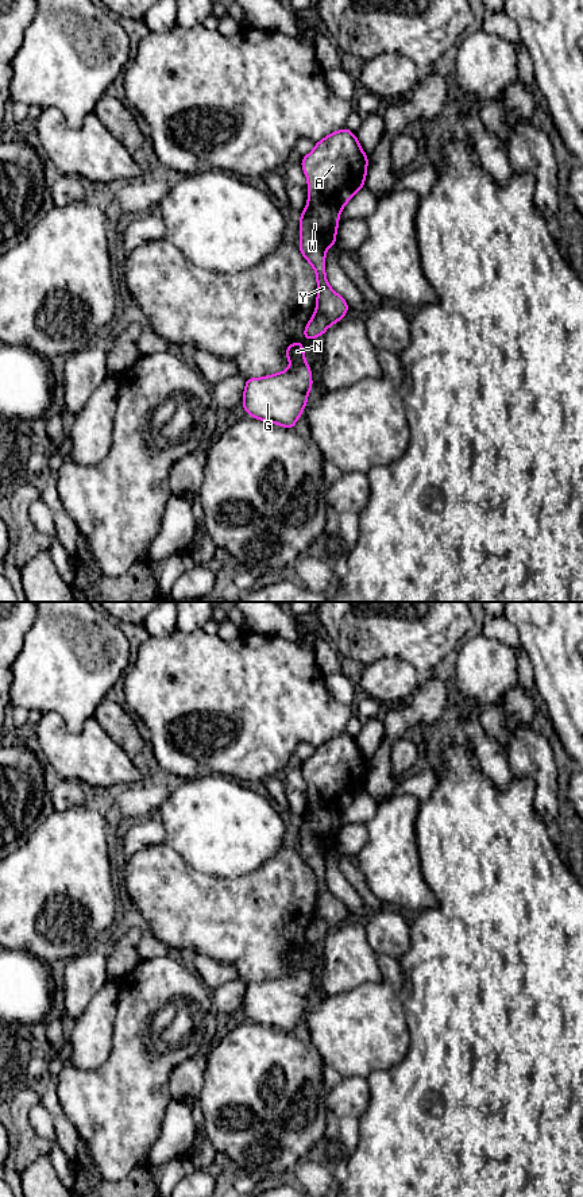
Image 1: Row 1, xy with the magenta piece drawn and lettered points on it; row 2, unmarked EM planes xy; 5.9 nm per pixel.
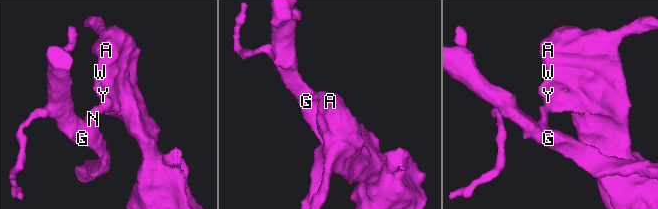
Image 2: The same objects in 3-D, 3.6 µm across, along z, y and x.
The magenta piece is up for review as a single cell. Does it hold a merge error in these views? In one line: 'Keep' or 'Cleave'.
Cleave

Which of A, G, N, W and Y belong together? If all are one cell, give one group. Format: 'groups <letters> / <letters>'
groups A W Y / G N

